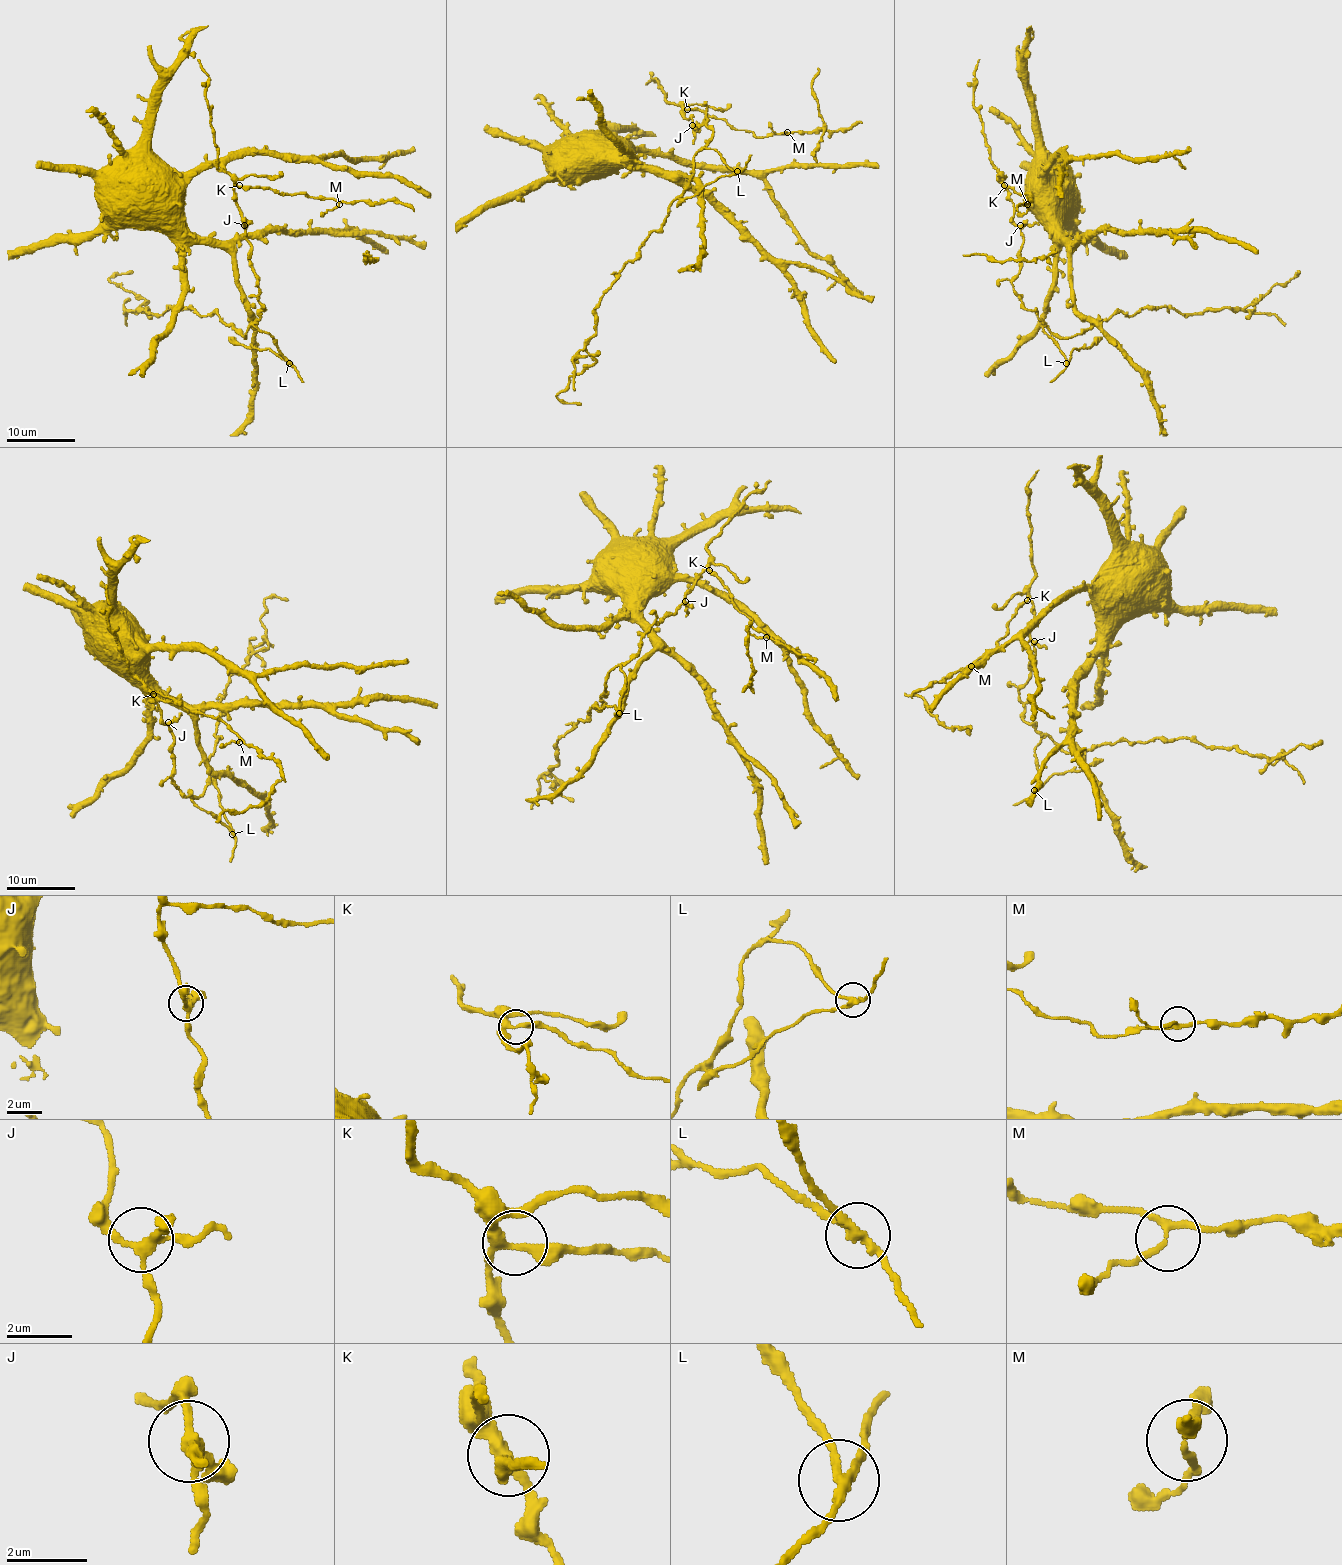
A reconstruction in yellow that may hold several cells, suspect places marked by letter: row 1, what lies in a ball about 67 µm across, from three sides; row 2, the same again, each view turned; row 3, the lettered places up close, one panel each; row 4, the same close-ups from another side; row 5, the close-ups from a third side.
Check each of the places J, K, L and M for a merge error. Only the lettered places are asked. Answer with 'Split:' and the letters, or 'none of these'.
Split: L

